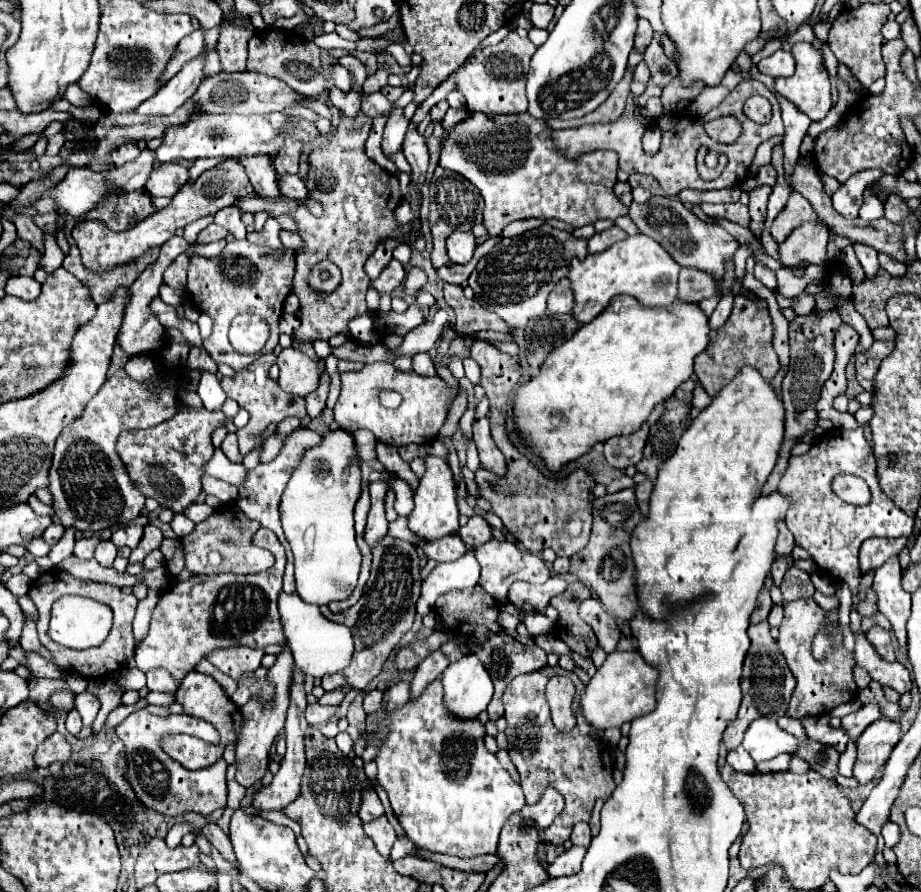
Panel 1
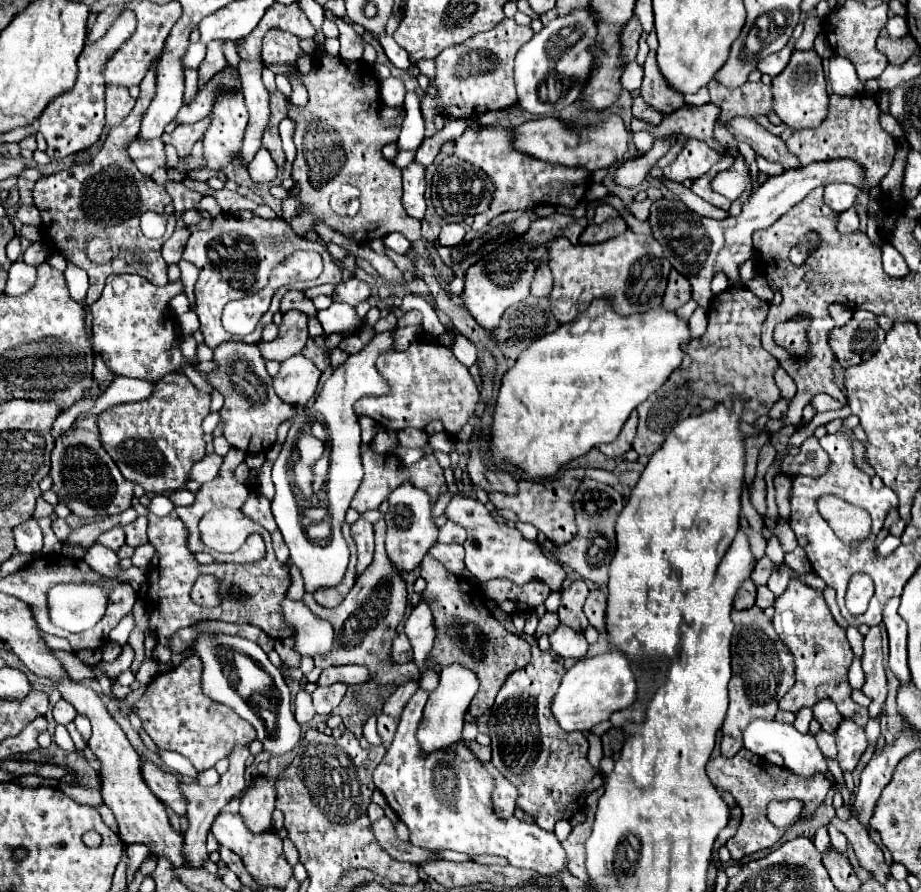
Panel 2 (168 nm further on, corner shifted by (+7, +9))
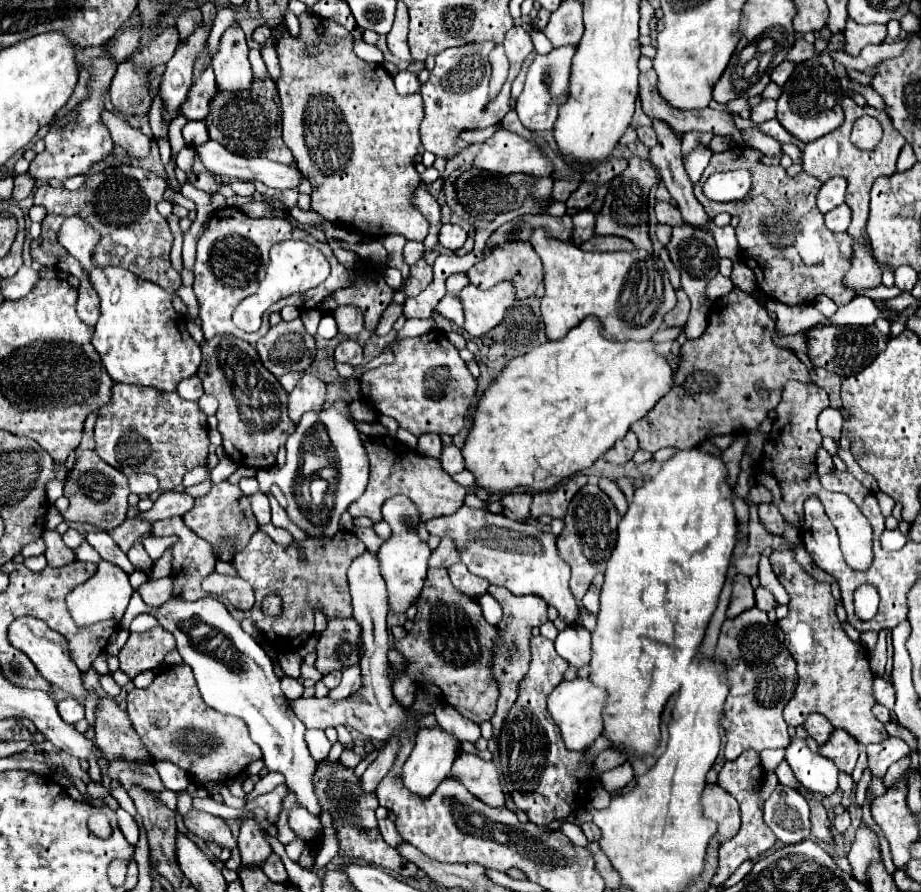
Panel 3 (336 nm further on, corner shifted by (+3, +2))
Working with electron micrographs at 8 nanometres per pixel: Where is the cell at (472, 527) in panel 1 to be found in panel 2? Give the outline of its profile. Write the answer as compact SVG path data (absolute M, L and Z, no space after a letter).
M447 521L441 529L439 529L439 543L463 543L465 541L465 529L453 521Z

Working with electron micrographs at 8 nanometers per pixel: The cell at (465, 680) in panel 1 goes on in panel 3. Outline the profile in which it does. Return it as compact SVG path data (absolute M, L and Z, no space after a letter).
M421 728L417 732L417 740L415 740L415 748L411 752L411 756L407 758L405 766L403 766L403 780L405 786L419 796L429 796L437 784L449 774L455 758L461 752L461 742L459 738L455 738L451 732L443 730L443 728Z

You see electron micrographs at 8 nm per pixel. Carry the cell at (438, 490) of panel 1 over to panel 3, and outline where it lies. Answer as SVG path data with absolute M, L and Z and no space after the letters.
M393 496L383 504L383 518L385 522L389 522L391 526L391 536L389 540L385 540L385 544L381 546L377 558L381 564L381 574L387 582L387 592L389 592L389 604L395 612L401 612L405 608L409 608L409 604L413 600L417 600L425 576L427 576L427 562L431 556L431 548L427 546L427 542L423 542L417 534L417 526L421 522L421 514L417 504L413 504L407 496Z

